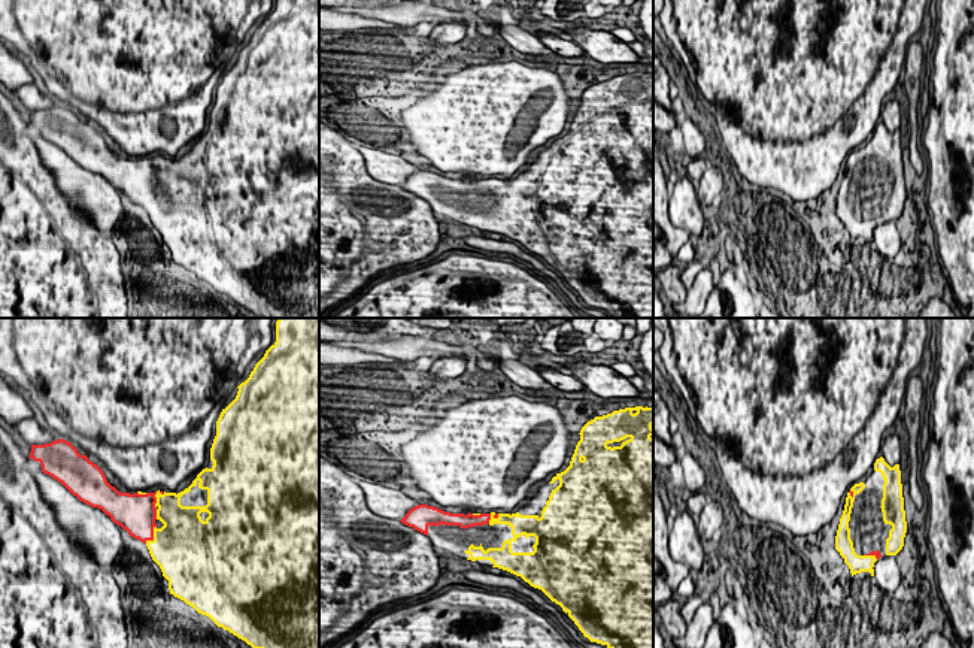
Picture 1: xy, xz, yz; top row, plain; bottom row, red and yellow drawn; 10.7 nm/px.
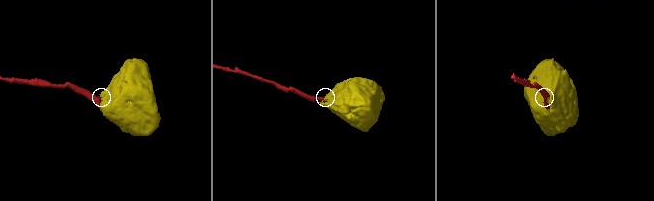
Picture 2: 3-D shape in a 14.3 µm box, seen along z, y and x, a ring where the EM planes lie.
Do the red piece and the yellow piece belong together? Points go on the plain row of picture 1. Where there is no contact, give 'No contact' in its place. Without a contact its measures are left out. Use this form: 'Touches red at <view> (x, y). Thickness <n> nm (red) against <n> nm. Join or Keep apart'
Touches red at xy (154, 170). Thickness 420 nm (red) against 300 nm. Join

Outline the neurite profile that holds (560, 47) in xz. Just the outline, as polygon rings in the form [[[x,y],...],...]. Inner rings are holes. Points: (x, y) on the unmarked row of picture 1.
[[[538,34],[538,39],[556,55],[562,57],[588,57],[583,49],[571,42],[556,37],[553,34]]]

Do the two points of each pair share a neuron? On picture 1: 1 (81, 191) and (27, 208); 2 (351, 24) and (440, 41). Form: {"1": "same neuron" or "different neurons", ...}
{"1": "different neurons", "2": "different neurons"}

